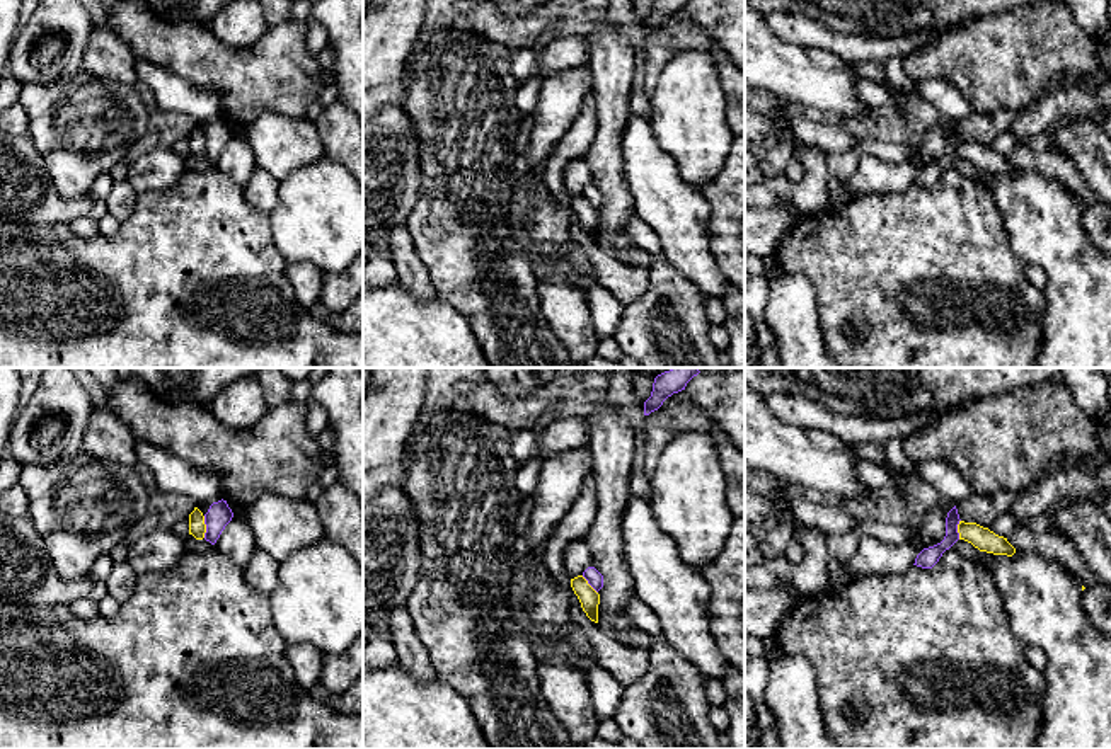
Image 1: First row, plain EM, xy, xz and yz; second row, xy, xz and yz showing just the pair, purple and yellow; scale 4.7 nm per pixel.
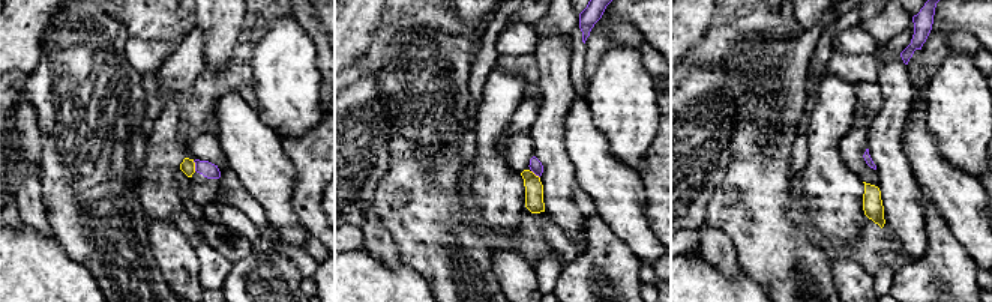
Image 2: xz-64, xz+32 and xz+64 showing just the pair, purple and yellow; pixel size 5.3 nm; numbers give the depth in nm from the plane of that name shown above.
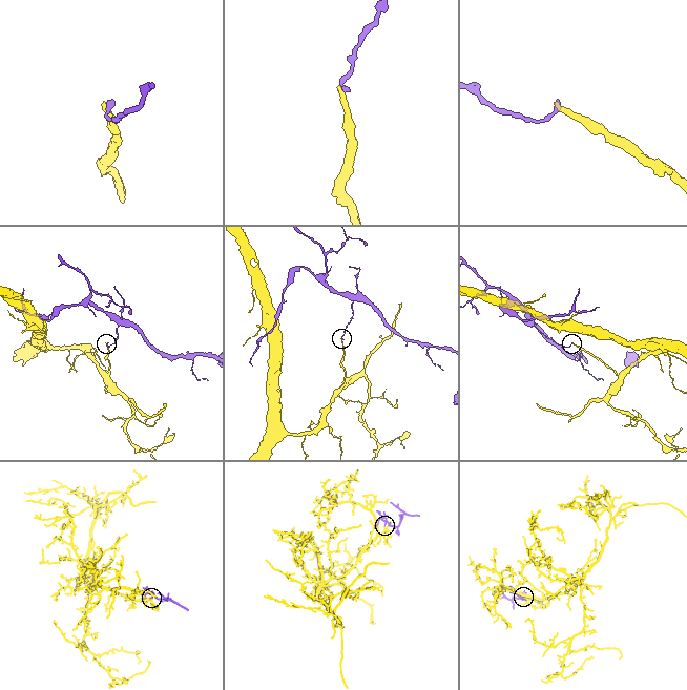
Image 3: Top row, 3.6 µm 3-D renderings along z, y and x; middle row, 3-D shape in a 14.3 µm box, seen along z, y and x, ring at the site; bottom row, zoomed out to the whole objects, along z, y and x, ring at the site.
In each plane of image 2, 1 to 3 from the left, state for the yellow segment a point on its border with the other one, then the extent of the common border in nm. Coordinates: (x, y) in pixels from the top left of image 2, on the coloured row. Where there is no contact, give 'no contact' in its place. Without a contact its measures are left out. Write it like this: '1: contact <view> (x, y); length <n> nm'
1: contact xz-64 (195, 166); length 60 nm
2: contact xz+32 (536, 175); length 60 nm
3: no contact

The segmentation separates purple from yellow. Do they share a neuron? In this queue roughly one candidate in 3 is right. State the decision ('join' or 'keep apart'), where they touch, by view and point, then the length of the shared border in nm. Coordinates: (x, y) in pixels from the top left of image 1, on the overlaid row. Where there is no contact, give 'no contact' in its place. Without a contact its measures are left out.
keep apart | xy (207, 526) | 100 nm

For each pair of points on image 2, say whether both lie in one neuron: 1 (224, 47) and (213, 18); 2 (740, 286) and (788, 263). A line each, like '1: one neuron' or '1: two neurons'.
1: one neuron
2: two neurons

